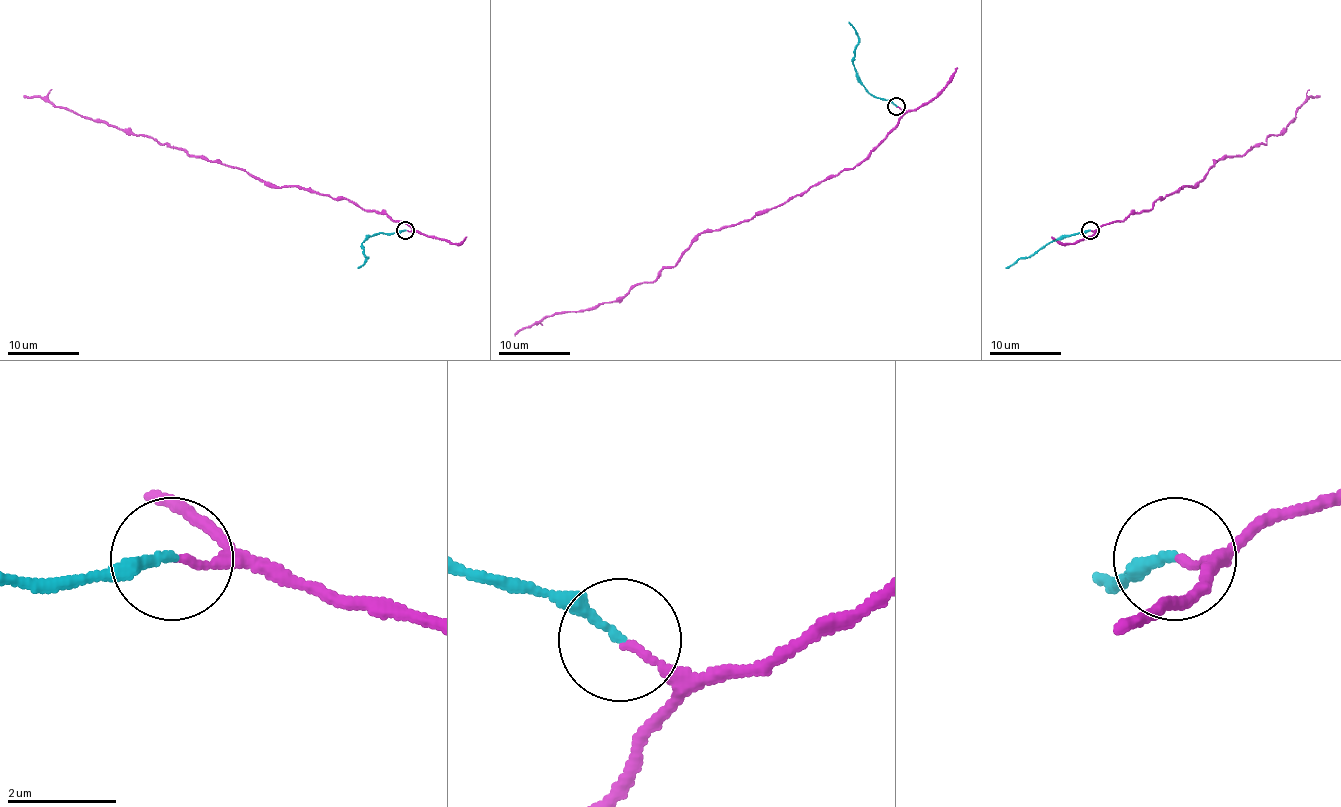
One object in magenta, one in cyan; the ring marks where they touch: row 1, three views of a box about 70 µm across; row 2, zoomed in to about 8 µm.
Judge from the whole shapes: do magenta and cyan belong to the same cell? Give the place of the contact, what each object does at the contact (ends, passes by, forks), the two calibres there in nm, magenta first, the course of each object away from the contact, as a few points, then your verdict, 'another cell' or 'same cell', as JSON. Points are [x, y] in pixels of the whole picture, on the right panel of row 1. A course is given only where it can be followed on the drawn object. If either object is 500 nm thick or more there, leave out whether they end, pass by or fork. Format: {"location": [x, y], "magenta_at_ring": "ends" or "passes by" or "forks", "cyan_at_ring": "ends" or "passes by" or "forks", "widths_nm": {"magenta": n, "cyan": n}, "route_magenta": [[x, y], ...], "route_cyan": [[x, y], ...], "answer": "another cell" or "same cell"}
{"location": [1090, 230], "magenta_at_ring": "ends", "cyan_at_ring": "ends", "widths_nm": {"magenta": 140, "cyan": 180}, "route_magenta": [[1090, 230], [1193, 187], [1217, 161], [1244, 156], [1280, 134], [1319, 95]], "route_cyan": [[1090, 230], [1067, 235], [1027, 257], [1020, 257], [1006, 268]], "answer": "same cell"}

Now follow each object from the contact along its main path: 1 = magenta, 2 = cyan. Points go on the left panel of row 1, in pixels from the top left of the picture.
1: (405, 230), (412, 230), (347, 199), (266, 185), (223, 163), (189, 156), (182, 149), (23, 95)
2: (405, 230), (371, 235), (362, 244), (367, 257), (358, 268)

